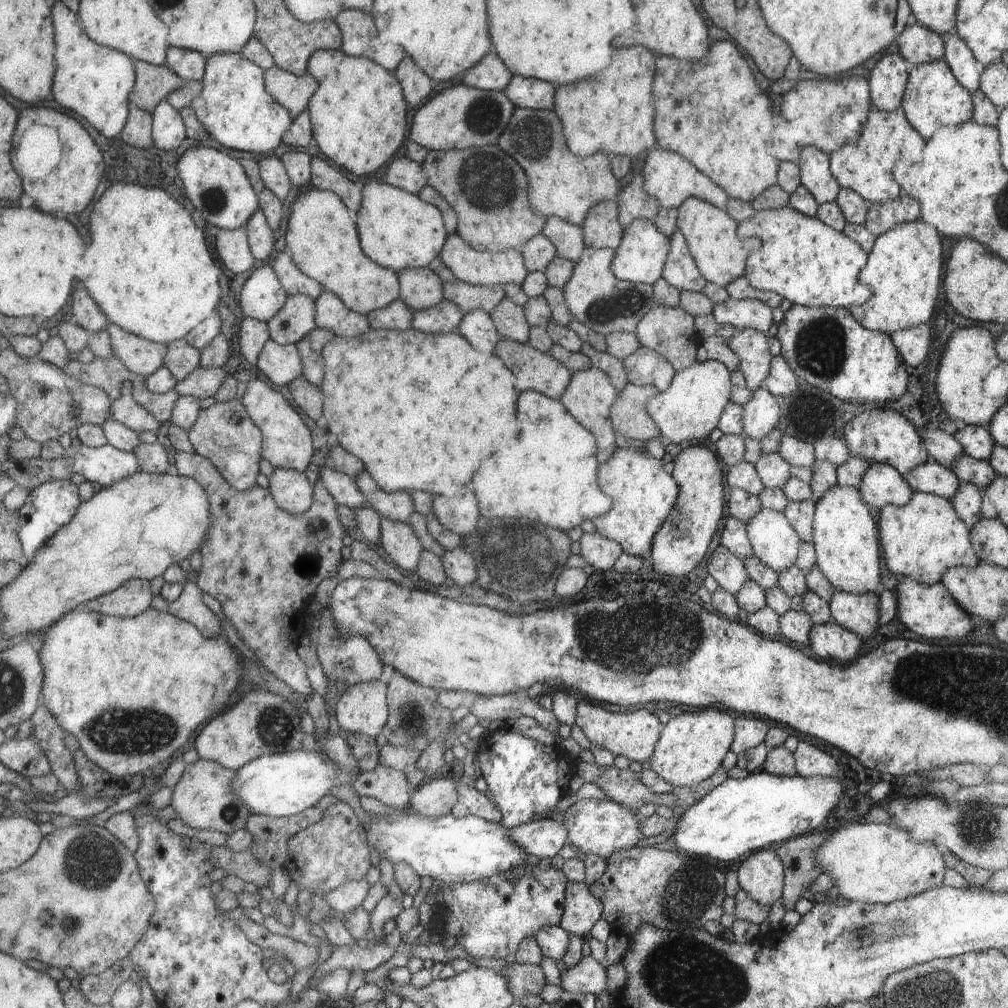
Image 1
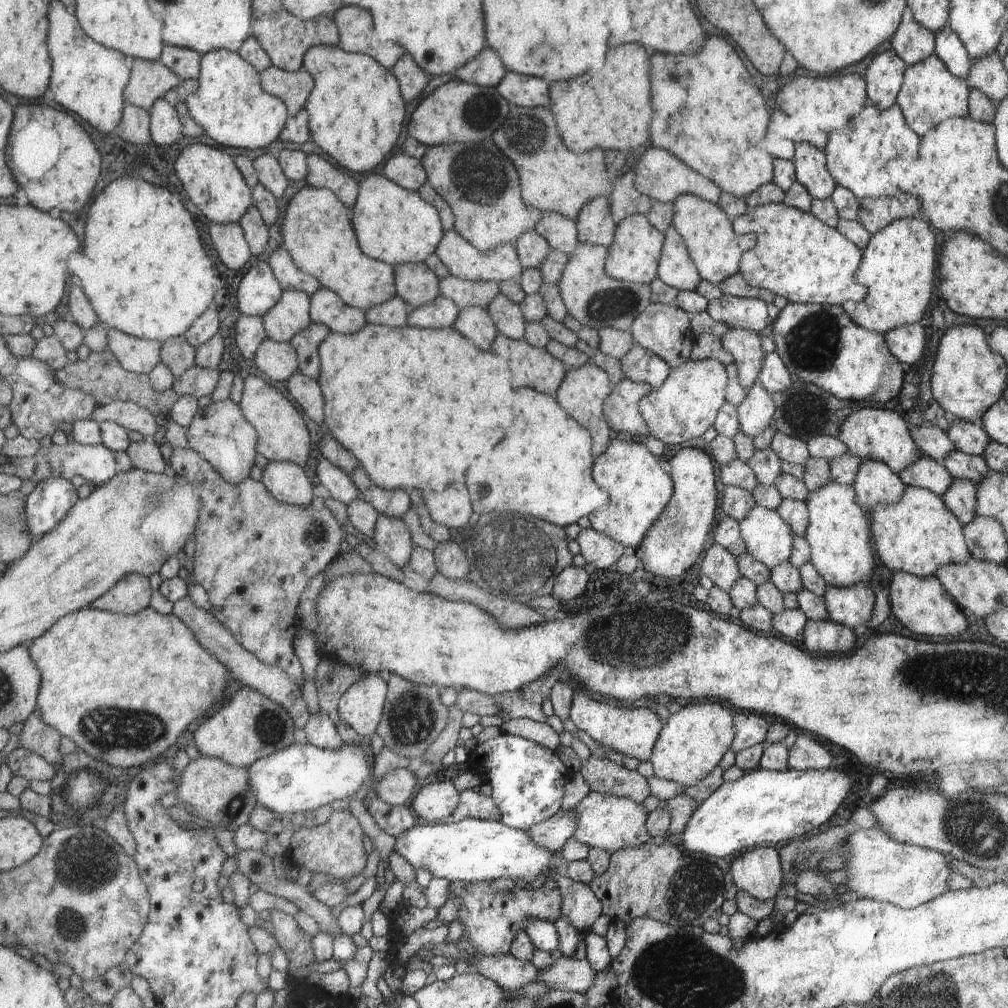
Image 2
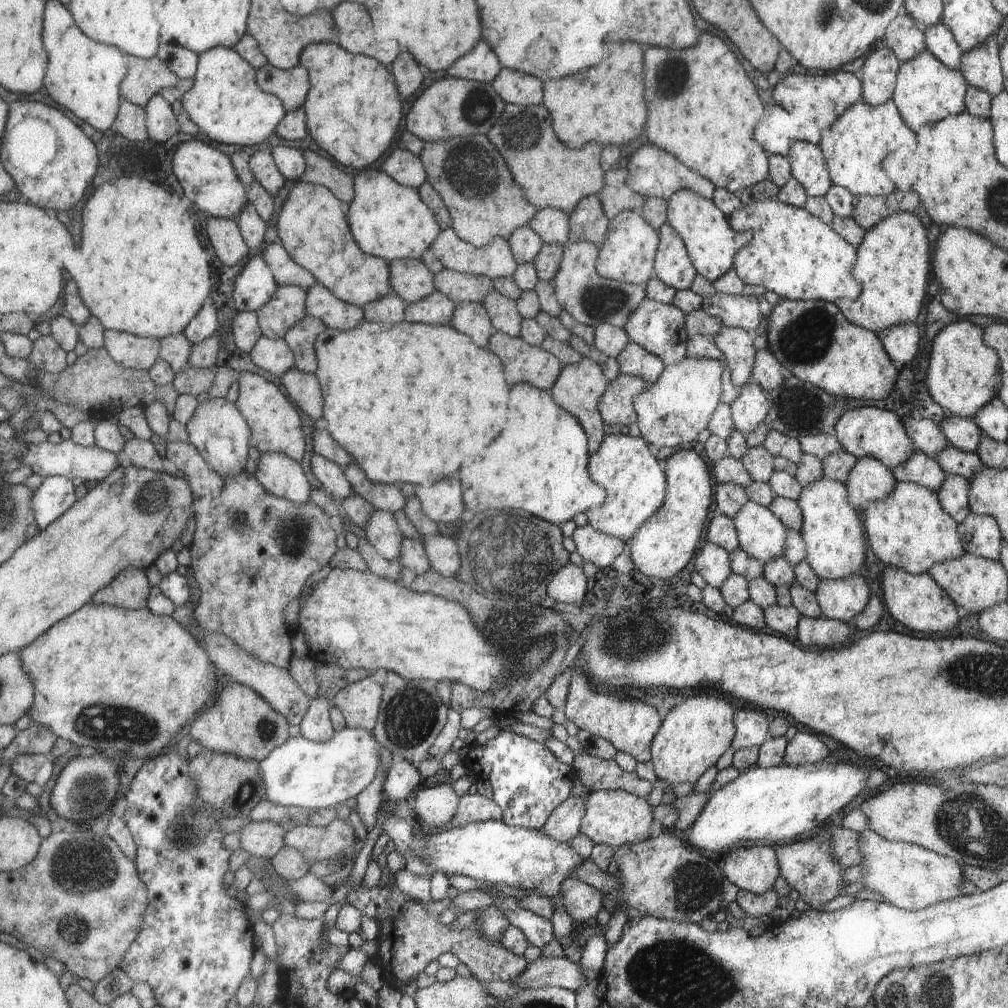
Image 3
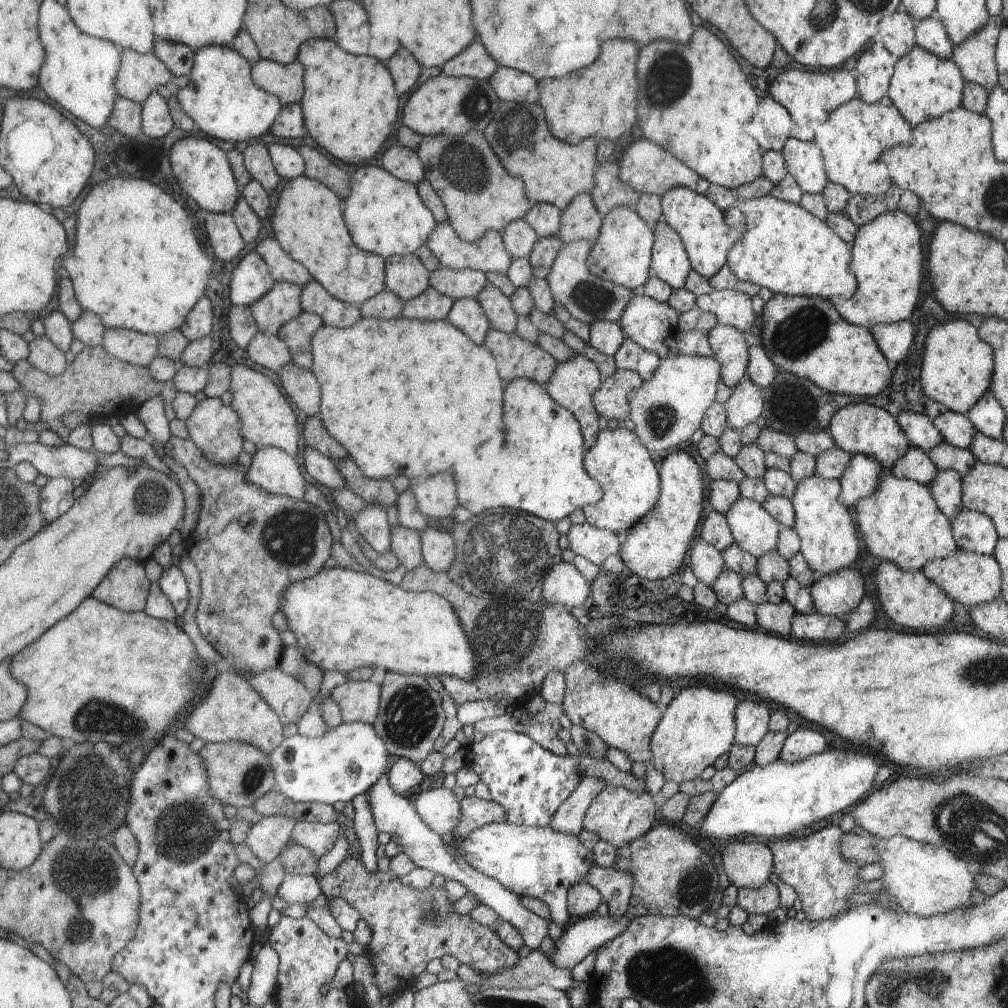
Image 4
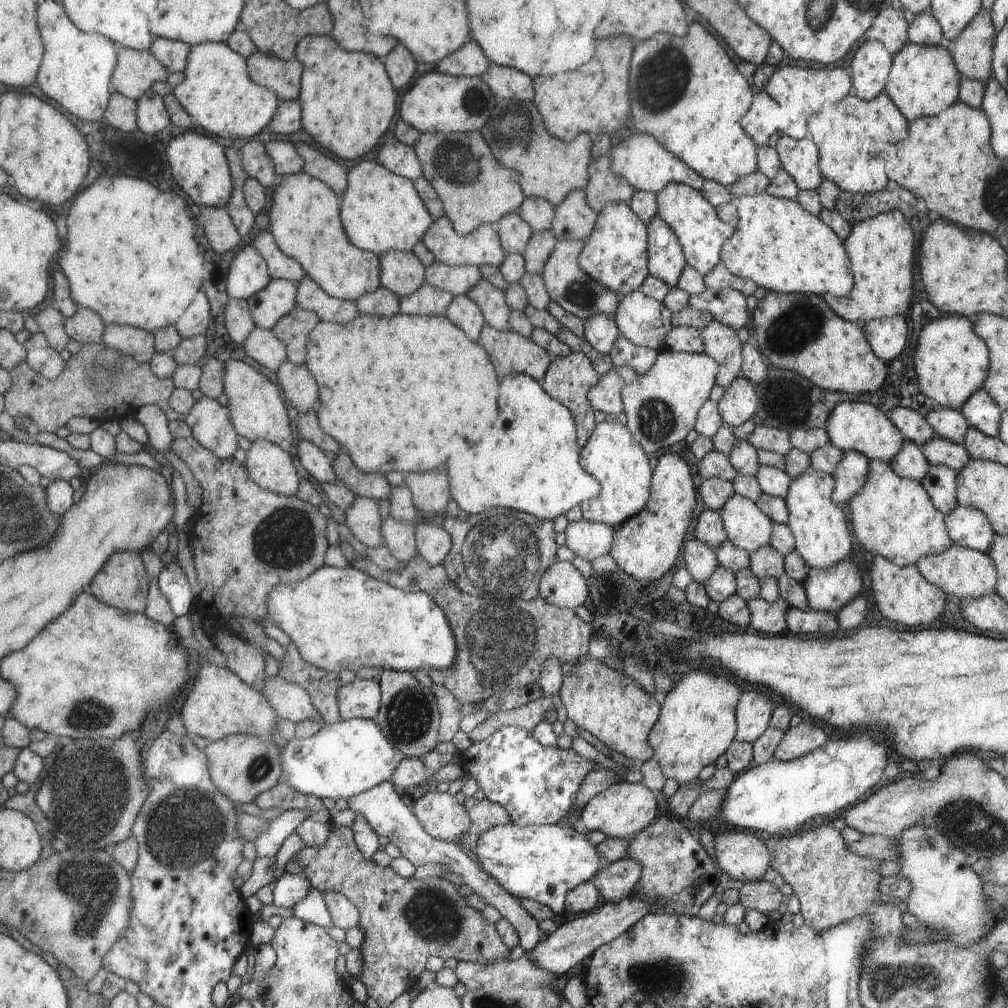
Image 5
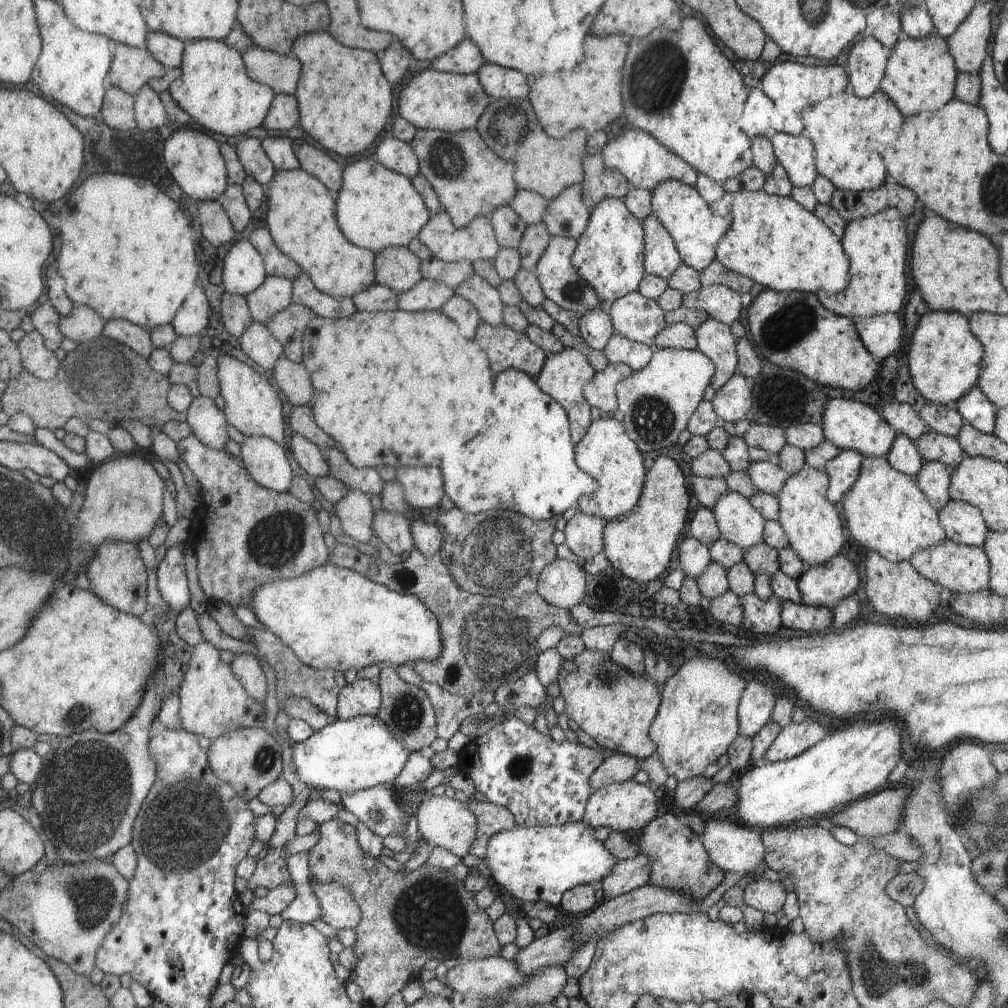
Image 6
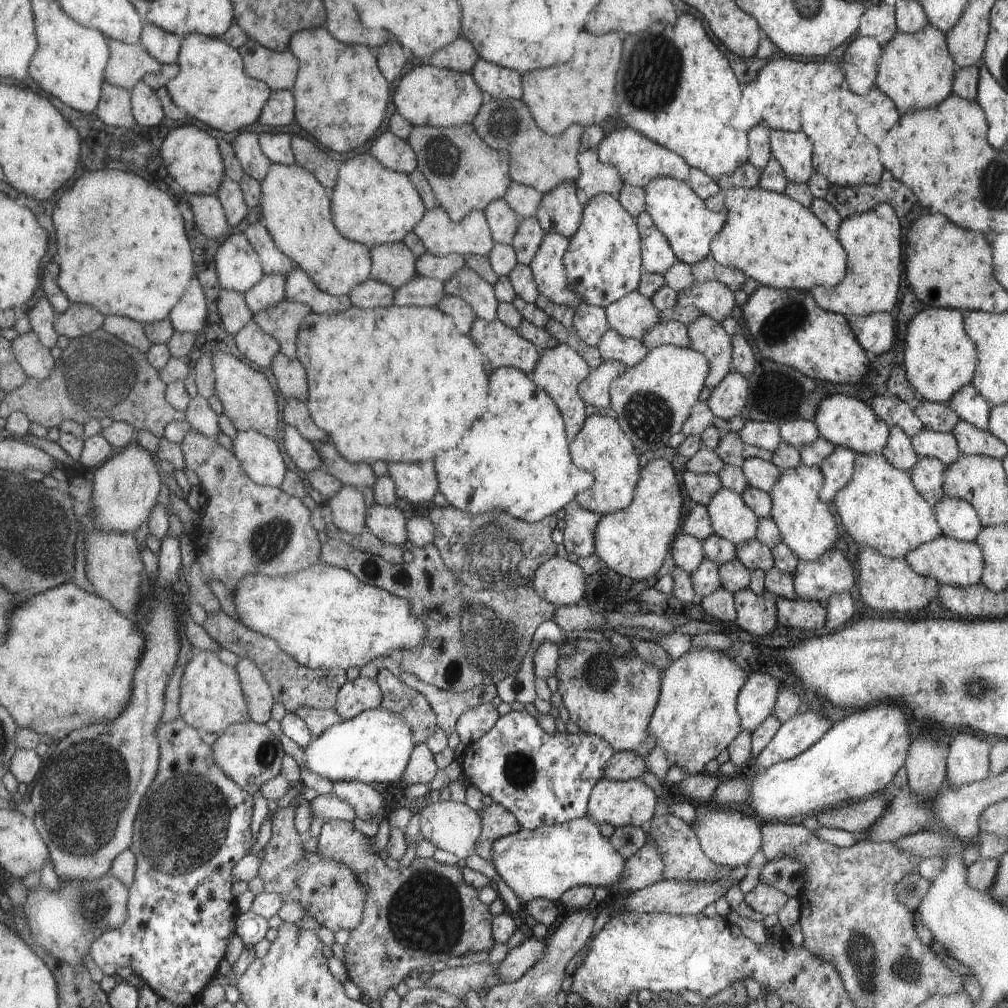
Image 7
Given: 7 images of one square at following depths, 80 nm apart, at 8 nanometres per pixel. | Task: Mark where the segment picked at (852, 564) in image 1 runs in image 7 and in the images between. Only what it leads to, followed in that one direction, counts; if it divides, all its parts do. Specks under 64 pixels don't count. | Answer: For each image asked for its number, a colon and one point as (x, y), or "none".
2: (838, 532)
3: (832, 532)
4: (829, 539)
5: (822, 538)
6: (814, 528)
7: (807, 527)

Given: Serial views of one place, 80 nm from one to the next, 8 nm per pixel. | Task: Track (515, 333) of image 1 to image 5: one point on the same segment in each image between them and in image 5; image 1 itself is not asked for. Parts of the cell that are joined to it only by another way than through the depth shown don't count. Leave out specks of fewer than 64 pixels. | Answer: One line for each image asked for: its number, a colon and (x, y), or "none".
2: (508, 317)
3: (503, 312)
4: (496, 305)
5: (491, 300)

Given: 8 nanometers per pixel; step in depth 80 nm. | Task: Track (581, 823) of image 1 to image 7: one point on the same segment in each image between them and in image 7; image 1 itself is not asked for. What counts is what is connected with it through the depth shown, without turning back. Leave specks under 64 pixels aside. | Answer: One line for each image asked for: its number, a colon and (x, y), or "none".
2: (610, 822)
3: (612, 817)
4: (618, 815)
5: (623, 809)
6: (627, 806)
7: (620, 803)

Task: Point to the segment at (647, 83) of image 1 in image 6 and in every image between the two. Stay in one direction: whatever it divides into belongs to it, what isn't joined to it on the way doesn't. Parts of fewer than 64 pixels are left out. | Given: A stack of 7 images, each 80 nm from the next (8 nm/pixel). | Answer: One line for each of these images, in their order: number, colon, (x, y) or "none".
2: (608, 109)
3: (606, 104)
4: (600, 100)
5: (594, 100)
6: (587, 97)

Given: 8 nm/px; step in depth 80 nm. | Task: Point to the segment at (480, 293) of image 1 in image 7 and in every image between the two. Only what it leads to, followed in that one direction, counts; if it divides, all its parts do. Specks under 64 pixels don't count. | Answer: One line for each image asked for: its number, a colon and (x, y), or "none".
2: (465, 293)
3: (458, 287)
4: (458, 283)
5: (460, 279)
6: (454, 273)
7: (442, 268)

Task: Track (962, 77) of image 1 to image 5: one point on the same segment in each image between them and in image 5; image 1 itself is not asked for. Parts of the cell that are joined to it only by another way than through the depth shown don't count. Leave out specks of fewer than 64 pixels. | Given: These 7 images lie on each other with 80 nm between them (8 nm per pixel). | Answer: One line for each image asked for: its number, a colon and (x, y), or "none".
2: (948, 47)
3: (939, 40)
4: (930, 33)
5: (923, 29)

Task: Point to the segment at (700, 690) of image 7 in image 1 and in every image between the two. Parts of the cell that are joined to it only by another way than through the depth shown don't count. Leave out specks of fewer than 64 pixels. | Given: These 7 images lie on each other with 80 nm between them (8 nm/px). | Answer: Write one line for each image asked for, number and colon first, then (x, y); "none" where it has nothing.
1: (691, 747)
2: (694, 739)
3: (697, 731)
4: (698, 725)
5: (697, 723)
6: (697, 723)

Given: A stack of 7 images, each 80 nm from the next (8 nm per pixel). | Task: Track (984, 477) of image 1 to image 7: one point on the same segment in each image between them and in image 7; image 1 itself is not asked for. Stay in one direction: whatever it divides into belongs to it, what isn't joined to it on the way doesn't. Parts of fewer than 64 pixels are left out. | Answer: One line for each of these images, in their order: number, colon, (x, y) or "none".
2: (960, 465)
3: (953, 461)
4: (945, 456)
5: (939, 451)
6: (933, 446)
7: (927, 443)

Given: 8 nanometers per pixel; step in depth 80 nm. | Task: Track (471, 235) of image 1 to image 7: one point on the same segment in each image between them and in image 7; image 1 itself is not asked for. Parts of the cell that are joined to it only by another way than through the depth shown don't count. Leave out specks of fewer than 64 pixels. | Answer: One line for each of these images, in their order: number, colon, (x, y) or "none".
2: (482, 187)
3: (485, 202)
4: (480, 195)
5: (475, 188)
6: (470, 179)
7: (465, 174)

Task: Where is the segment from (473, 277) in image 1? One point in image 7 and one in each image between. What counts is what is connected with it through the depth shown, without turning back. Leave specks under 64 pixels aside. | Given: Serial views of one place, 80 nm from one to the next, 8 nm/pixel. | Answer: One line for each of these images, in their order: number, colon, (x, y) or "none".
2: (462, 259)
3: (494, 260)
4: (489, 254)
5: (482, 246)
6: (476, 241)
7: (440, 235)

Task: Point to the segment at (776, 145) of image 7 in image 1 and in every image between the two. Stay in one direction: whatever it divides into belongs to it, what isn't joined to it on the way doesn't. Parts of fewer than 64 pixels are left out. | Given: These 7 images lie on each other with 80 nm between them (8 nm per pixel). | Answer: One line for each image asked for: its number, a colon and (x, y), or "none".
1: (815, 174)
2: (810, 162)
3: (808, 164)
4: (804, 160)
5: (800, 157)
6: (796, 153)

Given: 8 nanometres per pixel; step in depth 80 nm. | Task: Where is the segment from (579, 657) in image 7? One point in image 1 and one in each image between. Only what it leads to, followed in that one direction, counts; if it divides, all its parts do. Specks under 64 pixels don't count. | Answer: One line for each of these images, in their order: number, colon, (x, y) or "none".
1: (634, 734)
2: (633, 732)
3: (629, 725)
4: (624, 719)
5: (609, 704)
6: (615, 706)

